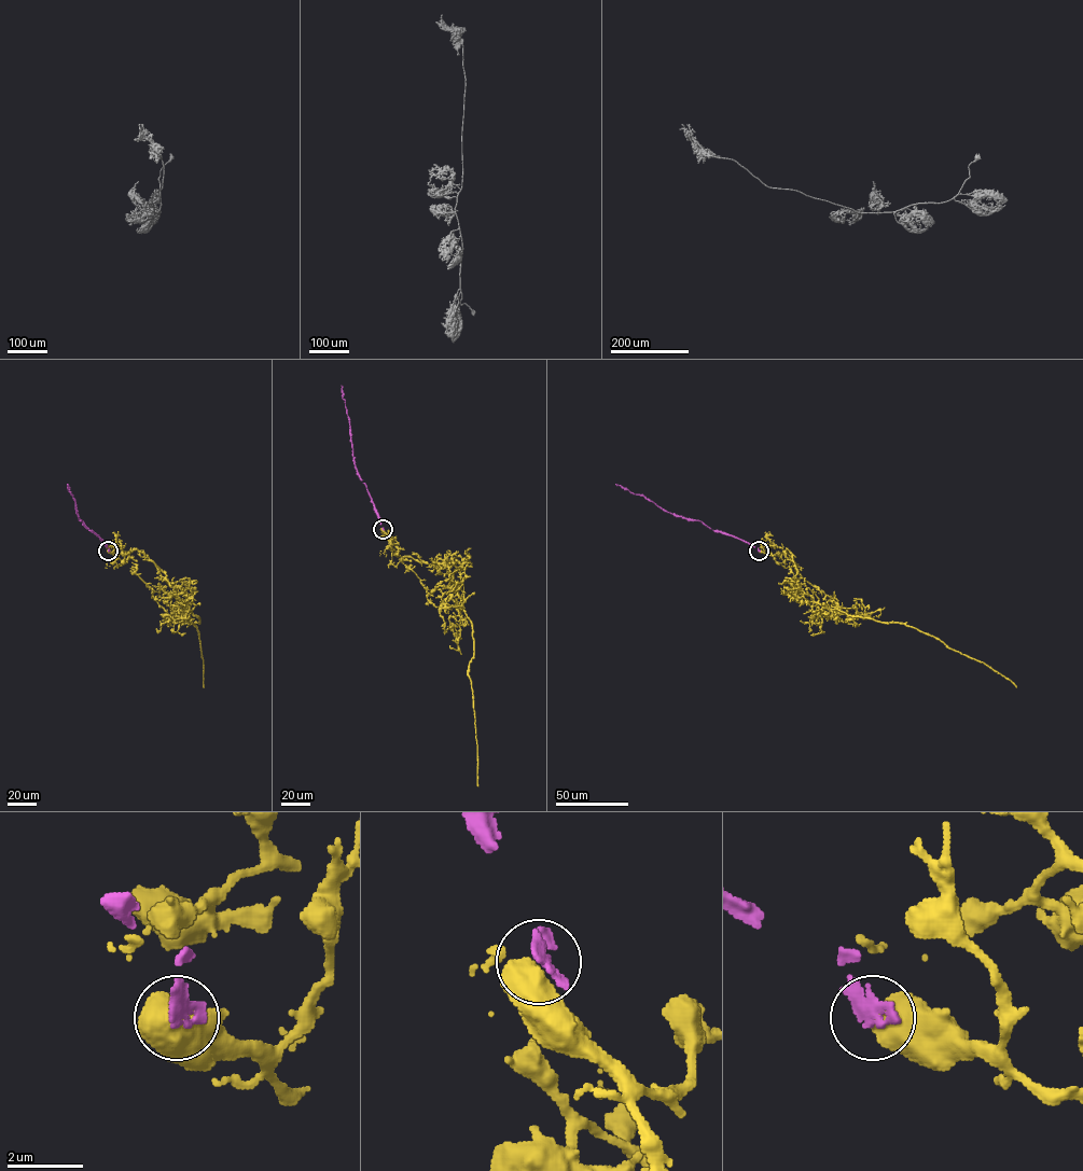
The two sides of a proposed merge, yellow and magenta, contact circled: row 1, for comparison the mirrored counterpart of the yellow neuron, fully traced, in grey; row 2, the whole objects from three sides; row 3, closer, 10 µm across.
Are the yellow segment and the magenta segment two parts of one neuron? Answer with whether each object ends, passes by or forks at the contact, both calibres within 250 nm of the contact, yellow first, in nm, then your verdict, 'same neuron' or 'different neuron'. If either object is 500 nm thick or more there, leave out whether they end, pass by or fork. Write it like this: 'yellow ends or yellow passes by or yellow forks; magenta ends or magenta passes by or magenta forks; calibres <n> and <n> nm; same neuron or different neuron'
calibres 700 and 380 nm; different neuron

